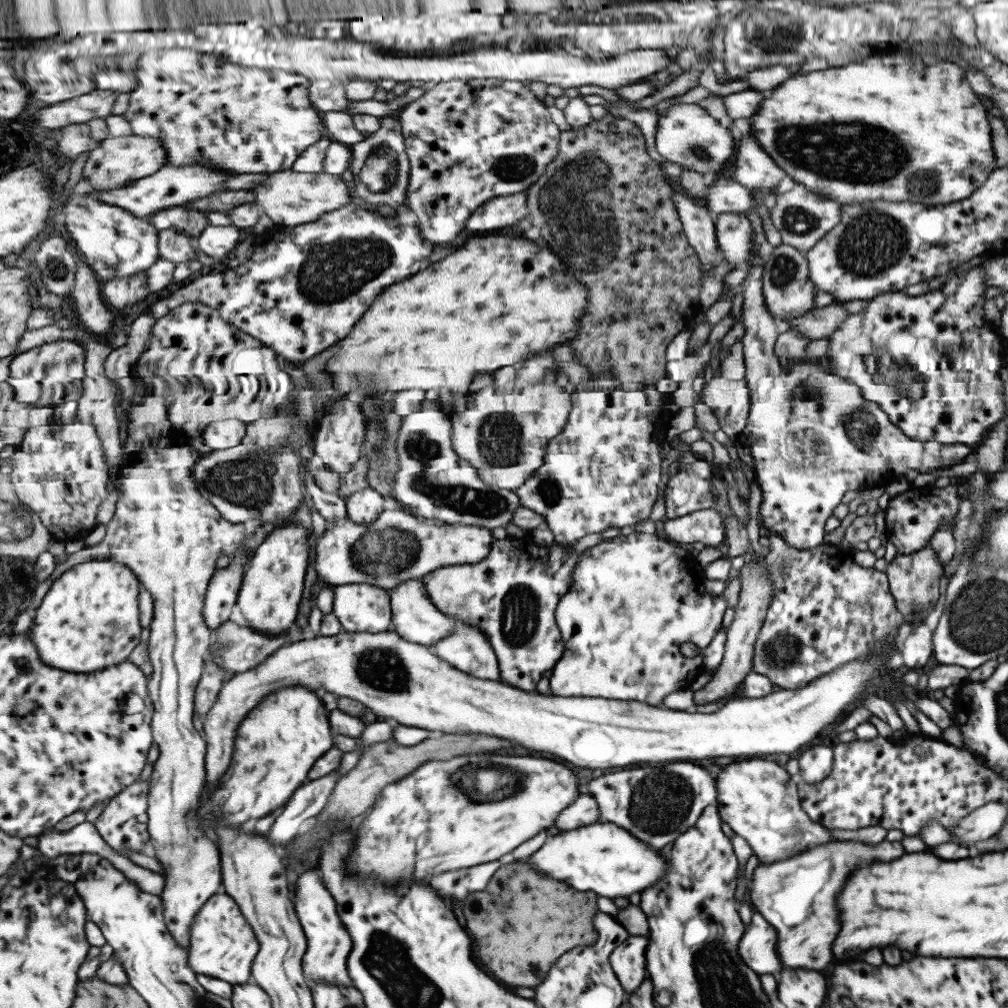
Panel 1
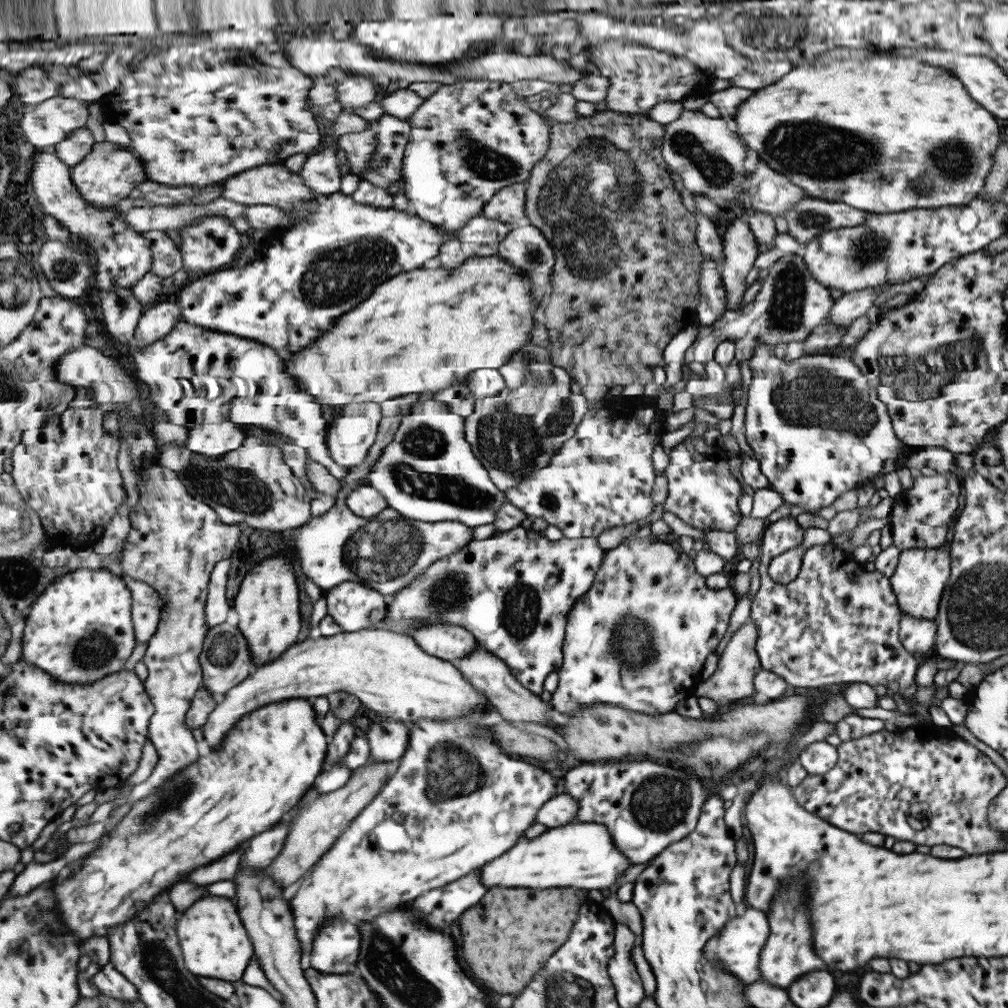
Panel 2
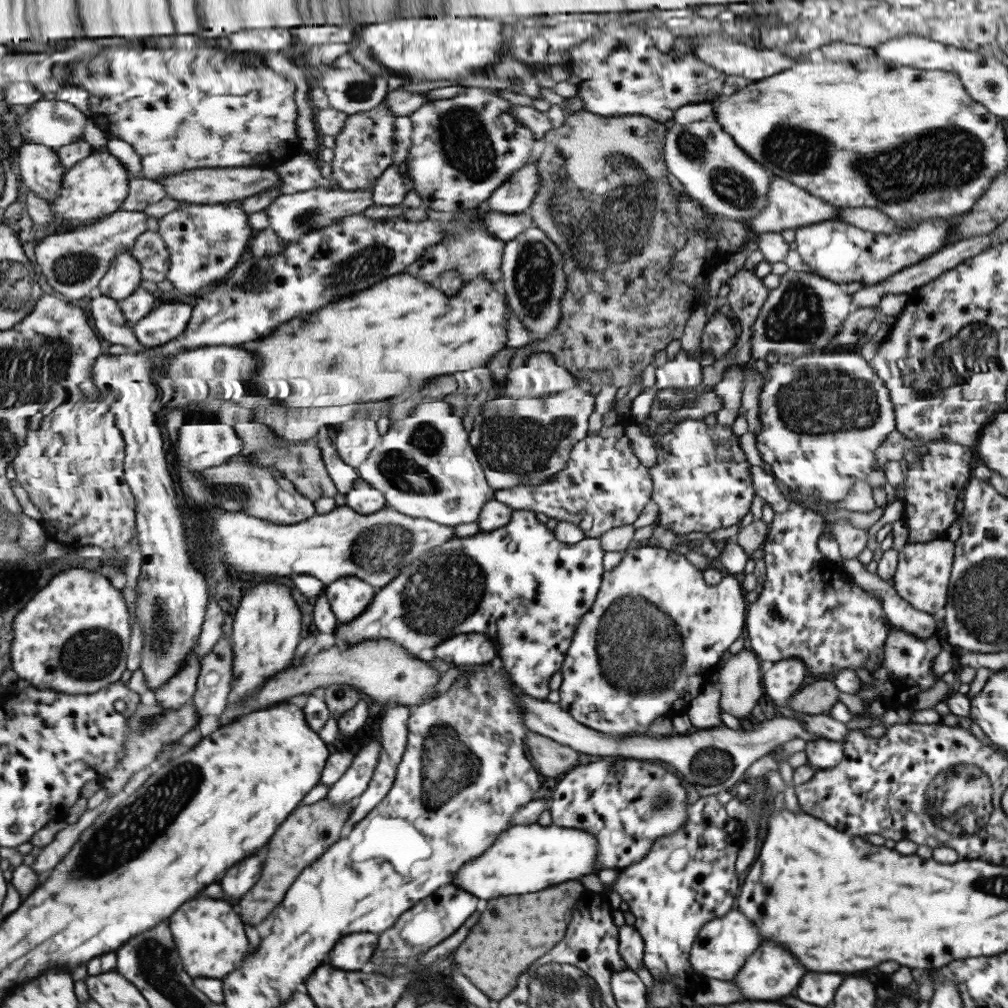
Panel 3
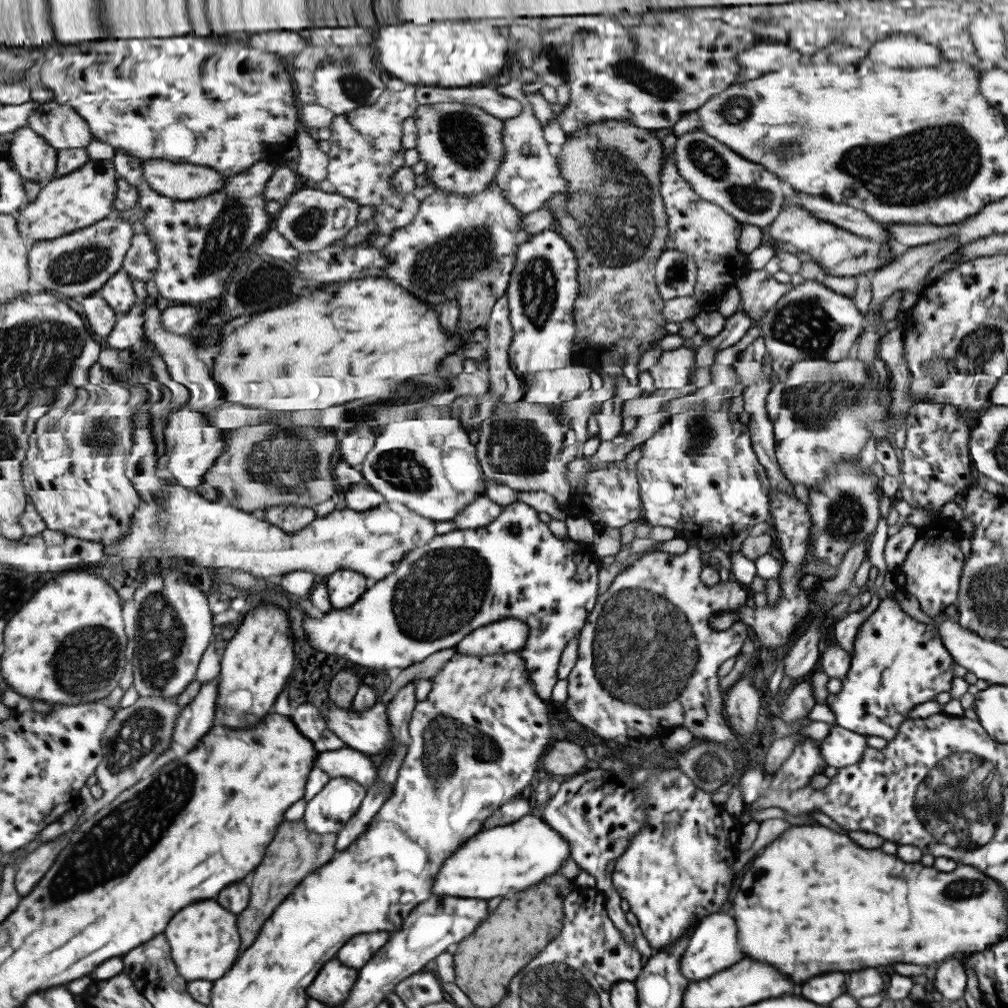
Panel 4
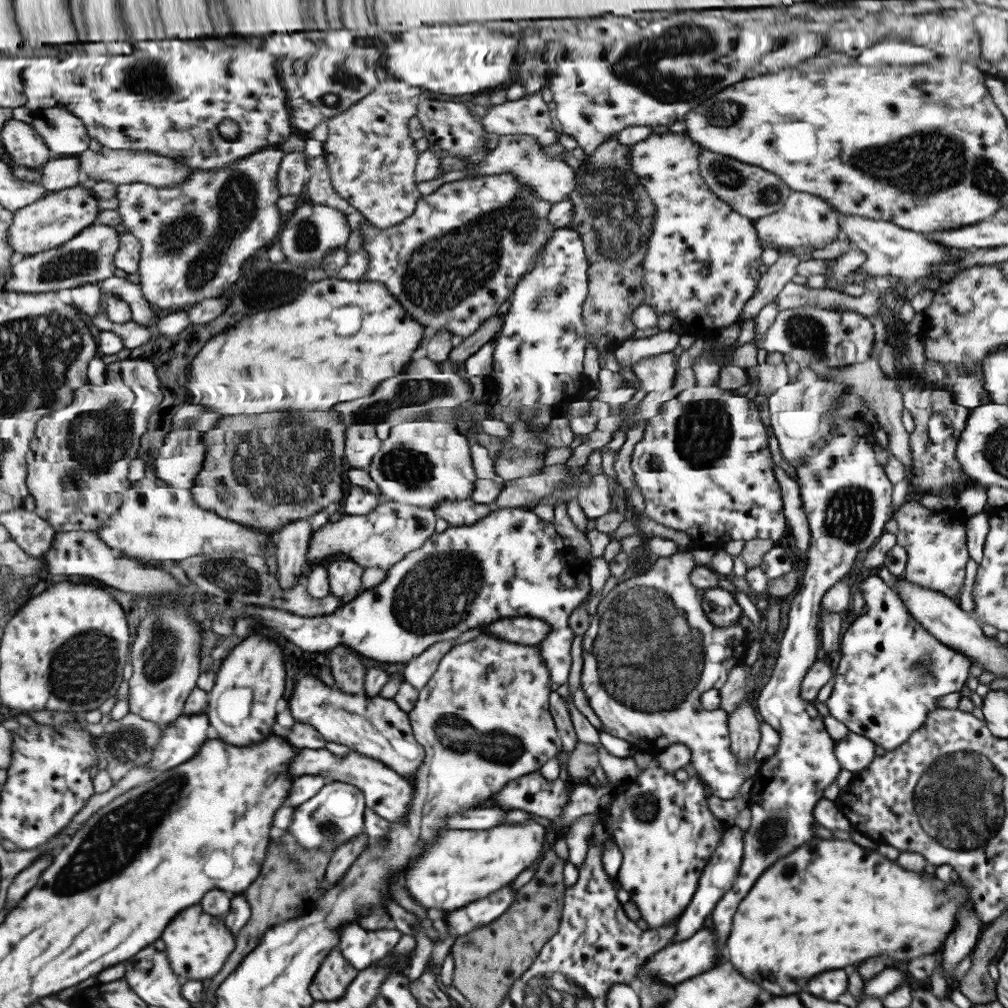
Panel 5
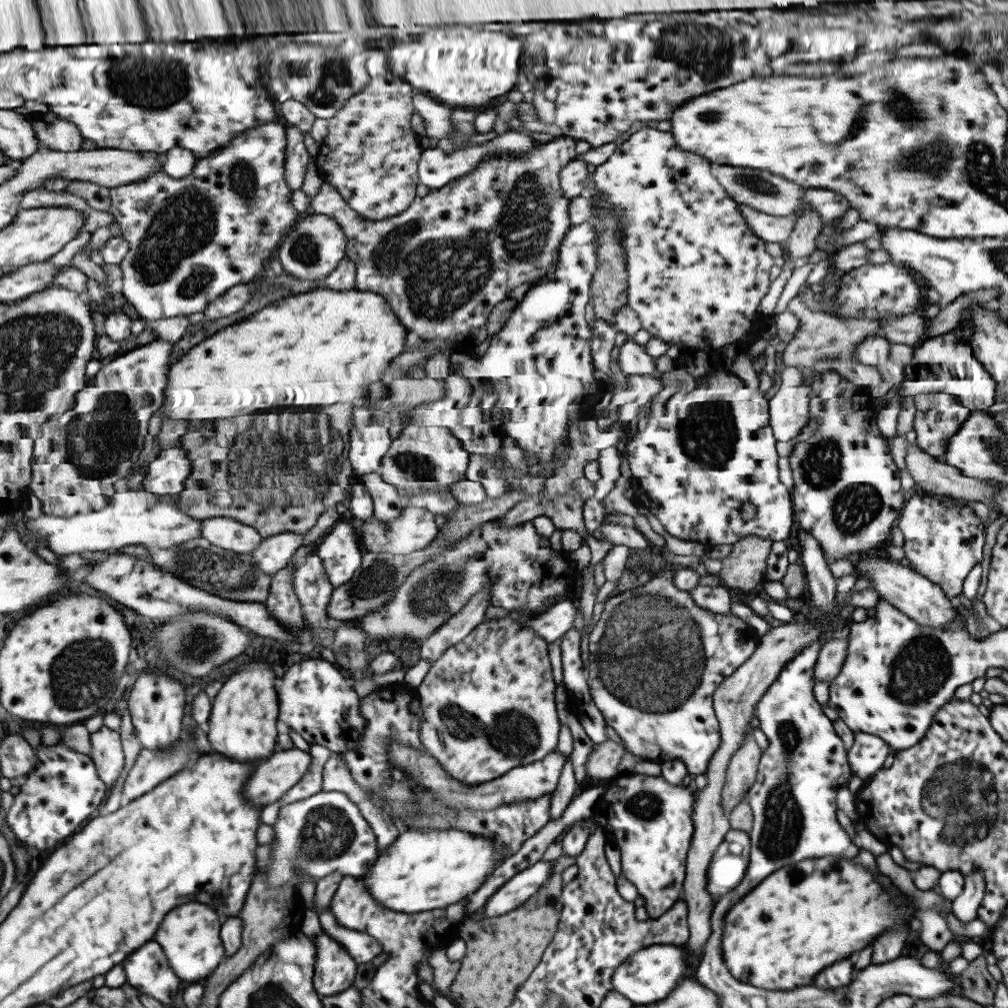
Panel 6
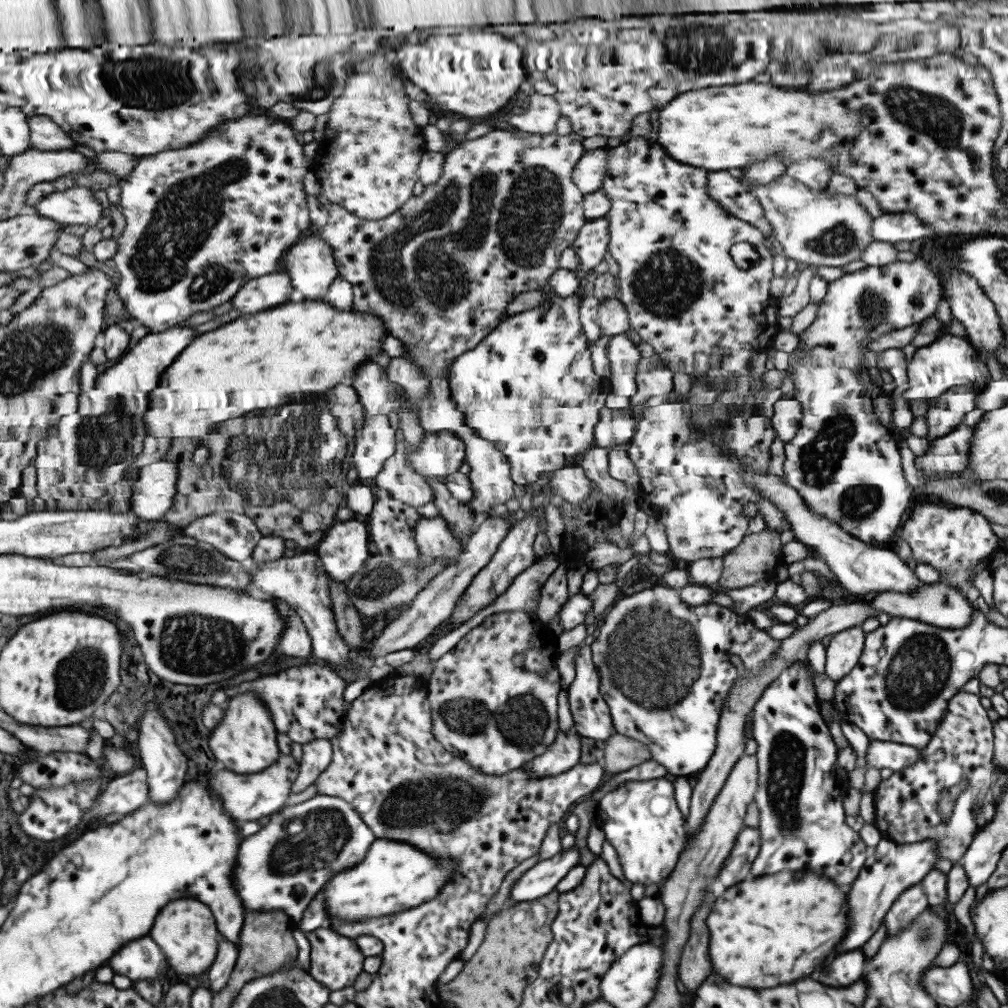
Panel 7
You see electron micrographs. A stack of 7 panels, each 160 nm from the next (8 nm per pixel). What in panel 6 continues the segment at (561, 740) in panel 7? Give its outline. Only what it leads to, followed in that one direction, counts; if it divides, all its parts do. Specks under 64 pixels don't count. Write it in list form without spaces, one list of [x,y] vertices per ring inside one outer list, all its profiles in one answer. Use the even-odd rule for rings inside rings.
[[[391,742],[387,746],[386,756],[390,758],[390,762],[396,764],[397,769],[401,769],[403,773],[407,773],[411,777],[411,781],[415,781],[417,785],[430,790],[442,802],[450,804],[452,808],[468,808],[471,811],[475,810],[493,810],[503,804],[520,802],[520,800],[532,800],[542,794],[552,792],[559,782],[561,768],[567,755],[561,755],[557,750],[547,754],[541,760],[525,764],[513,768],[505,775],[497,779],[485,782],[479,785],[465,785],[455,781],[441,769],[439,763],[431,758],[426,752],[413,750],[401,742]]]

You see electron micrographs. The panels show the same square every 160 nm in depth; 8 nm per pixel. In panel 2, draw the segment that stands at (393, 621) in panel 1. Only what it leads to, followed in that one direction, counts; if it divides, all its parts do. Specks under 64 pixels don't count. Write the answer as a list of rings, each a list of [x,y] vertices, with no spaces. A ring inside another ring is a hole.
[[[419,625],[409,635],[423,652],[449,662],[468,655],[477,645],[475,638],[457,625]]]

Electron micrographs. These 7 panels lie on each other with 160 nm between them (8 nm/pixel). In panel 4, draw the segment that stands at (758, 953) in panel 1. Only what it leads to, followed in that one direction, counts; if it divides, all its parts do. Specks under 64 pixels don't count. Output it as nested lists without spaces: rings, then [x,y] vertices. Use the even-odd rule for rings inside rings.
[[[727,909],[708,914],[694,926],[689,942],[681,955],[679,970],[688,980],[703,980],[723,970],[743,958],[738,945],[738,932],[735,919]]]

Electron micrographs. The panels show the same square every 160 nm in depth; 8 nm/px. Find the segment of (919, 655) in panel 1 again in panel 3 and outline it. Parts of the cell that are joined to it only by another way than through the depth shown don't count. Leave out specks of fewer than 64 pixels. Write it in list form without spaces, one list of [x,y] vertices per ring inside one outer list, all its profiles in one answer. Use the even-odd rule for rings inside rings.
[[[856,558],[842,560],[841,564],[853,581],[881,601],[883,612],[892,626],[917,638],[929,638],[938,632],[940,626],[932,615],[915,610],[897,596],[889,581],[881,580],[877,575],[866,571],[865,565]]]

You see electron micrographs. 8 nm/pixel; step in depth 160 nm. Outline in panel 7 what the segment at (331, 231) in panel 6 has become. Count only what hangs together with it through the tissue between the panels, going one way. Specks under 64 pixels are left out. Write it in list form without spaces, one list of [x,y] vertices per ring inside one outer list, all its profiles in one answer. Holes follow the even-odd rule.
[[[315,232],[295,242],[295,246],[287,253],[284,266],[291,290],[303,300],[323,300],[331,286],[331,281],[337,276],[337,268],[331,256],[331,246],[323,242]]]

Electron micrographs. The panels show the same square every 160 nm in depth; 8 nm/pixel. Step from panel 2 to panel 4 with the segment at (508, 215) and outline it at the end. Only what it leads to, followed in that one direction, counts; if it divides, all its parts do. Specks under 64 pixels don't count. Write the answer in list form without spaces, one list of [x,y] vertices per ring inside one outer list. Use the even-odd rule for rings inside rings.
[[[525,104],[515,118],[503,120],[504,157],[494,176],[494,183],[501,189],[503,198],[523,215],[540,209],[552,194],[566,189],[566,182],[558,175],[556,158],[549,155],[542,126],[531,110],[530,105]]]

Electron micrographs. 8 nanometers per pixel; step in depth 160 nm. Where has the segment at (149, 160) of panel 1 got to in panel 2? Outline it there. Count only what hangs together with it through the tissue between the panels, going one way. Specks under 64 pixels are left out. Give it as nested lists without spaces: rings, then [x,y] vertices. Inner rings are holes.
[[[99,142],[94,146],[93,152],[90,152],[77,166],[73,167],[72,179],[77,185],[79,192],[86,198],[86,201],[103,208],[113,206],[117,200],[123,200],[135,194],[142,182],[148,180],[147,163],[138,157],[136,151],[122,149],[114,142]]]

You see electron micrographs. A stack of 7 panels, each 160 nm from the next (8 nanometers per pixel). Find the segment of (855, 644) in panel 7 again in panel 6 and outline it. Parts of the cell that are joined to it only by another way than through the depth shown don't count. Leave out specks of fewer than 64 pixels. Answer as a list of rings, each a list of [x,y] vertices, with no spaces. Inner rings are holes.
[[[846,638],[831,639],[820,647],[814,667],[813,680],[831,683],[845,660]]]

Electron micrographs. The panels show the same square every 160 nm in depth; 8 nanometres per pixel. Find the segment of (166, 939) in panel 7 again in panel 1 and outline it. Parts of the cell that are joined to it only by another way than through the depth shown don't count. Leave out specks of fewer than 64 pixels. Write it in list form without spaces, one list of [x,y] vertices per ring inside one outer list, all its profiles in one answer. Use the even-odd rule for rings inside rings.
[[[225,891],[215,894],[199,912],[199,920],[194,922],[191,933],[189,965],[198,974],[226,980],[230,984],[243,985],[253,979],[254,960],[258,957],[262,944],[254,928],[235,899]]]

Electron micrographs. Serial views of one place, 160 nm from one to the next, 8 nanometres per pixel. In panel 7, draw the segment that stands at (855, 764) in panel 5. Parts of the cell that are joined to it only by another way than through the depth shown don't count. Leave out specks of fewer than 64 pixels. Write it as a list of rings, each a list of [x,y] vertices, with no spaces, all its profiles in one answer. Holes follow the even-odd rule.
[[[870,740],[864,759],[866,766],[873,766],[879,770],[887,768],[891,772],[897,772],[901,768],[907,768],[907,765],[910,765],[918,755],[919,750],[913,746]]]

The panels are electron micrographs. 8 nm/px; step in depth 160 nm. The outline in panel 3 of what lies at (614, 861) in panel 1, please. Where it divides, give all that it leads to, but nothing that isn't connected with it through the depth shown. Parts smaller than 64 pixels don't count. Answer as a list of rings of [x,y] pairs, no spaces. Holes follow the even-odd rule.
[[[538,823],[511,826],[503,832],[493,846],[473,862],[467,862],[459,870],[453,884],[481,900],[537,892],[547,886],[569,880],[579,880],[585,874],[594,874],[597,856],[597,840],[585,829],[574,829],[553,824],[542,826]]]

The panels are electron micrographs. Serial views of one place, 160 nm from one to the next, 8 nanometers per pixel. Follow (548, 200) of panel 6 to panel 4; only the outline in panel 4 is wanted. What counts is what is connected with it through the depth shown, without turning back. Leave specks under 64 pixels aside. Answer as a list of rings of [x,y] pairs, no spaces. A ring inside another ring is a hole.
[[[299,126],[297,140],[299,158],[294,169],[301,177],[303,184],[313,186],[326,178],[329,159],[325,151],[319,150],[318,140],[313,132]],[[494,182],[471,196],[448,194],[437,188],[419,203],[418,211],[409,224],[396,229],[382,241],[381,254],[389,260],[389,265],[381,269],[381,277],[407,288],[407,292],[435,308],[441,308],[447,300],[455,300],[459,308],[459,331],[473,332],[475,328],[485,326],[497,298],[505,296],[509,275],[515,268],[515,250],[530,236],[521,227],[522,216],[503,198],[501,189]]]

